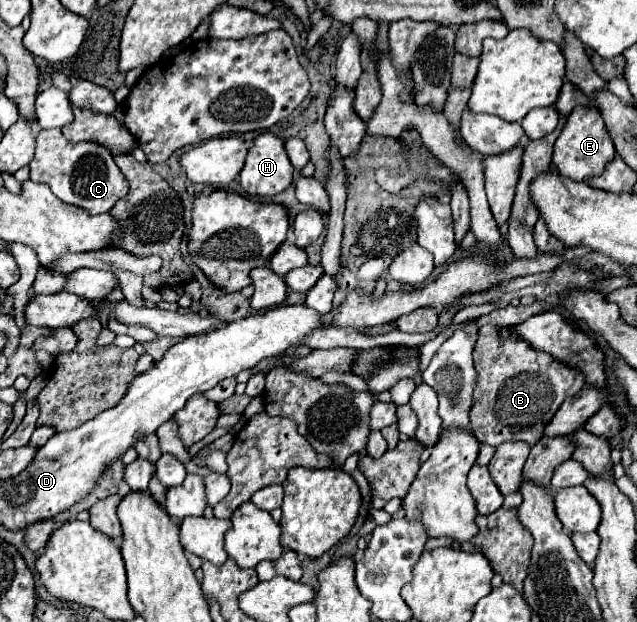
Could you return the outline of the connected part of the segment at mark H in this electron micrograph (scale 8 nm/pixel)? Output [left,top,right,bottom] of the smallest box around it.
[240,132,294,196]

